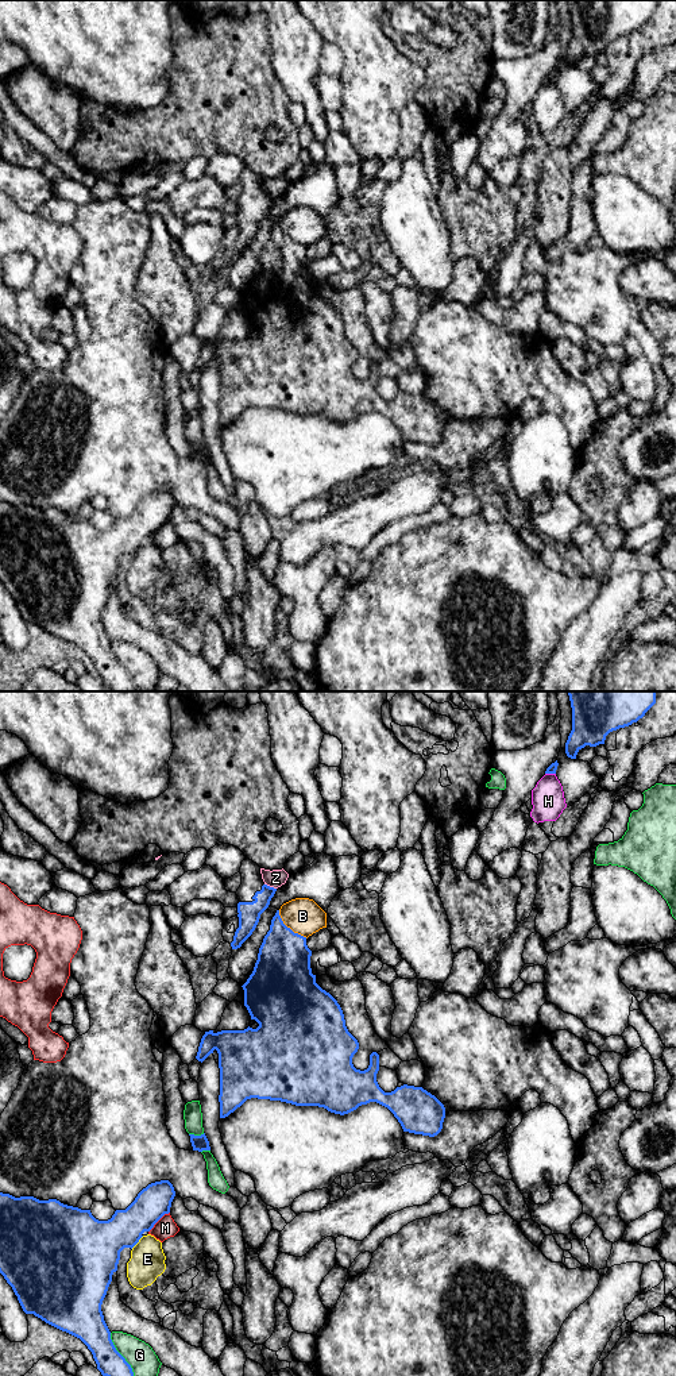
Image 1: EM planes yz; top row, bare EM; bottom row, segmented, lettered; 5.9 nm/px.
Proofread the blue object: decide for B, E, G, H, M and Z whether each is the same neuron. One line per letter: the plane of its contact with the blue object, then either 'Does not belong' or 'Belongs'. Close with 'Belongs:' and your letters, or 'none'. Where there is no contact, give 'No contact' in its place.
B: Touches blue in yz. Does not belong
E: Touches blue in yz. Does not belong
G: Touches blue in yz. Does not belong
H: Touches blue in yz. Does not belong
M: Touches blue in yz. Does not belong
Z: Touches blue in yz. Does not belong
Belongs: none

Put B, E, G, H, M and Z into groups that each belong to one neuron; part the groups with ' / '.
B / E / G / H / M / Z

